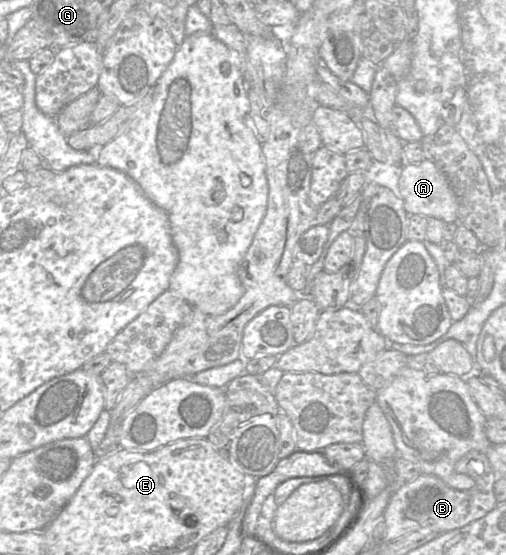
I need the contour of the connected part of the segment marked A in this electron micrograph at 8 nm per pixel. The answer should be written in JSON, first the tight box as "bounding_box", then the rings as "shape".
{"bounding_box":[399,160,458,223],"shape":[[[432,160],[403,164],[399,178],[399,195],[408,214],[438,218],[446,223],[458,222],[457,198],[446,176]]]}

